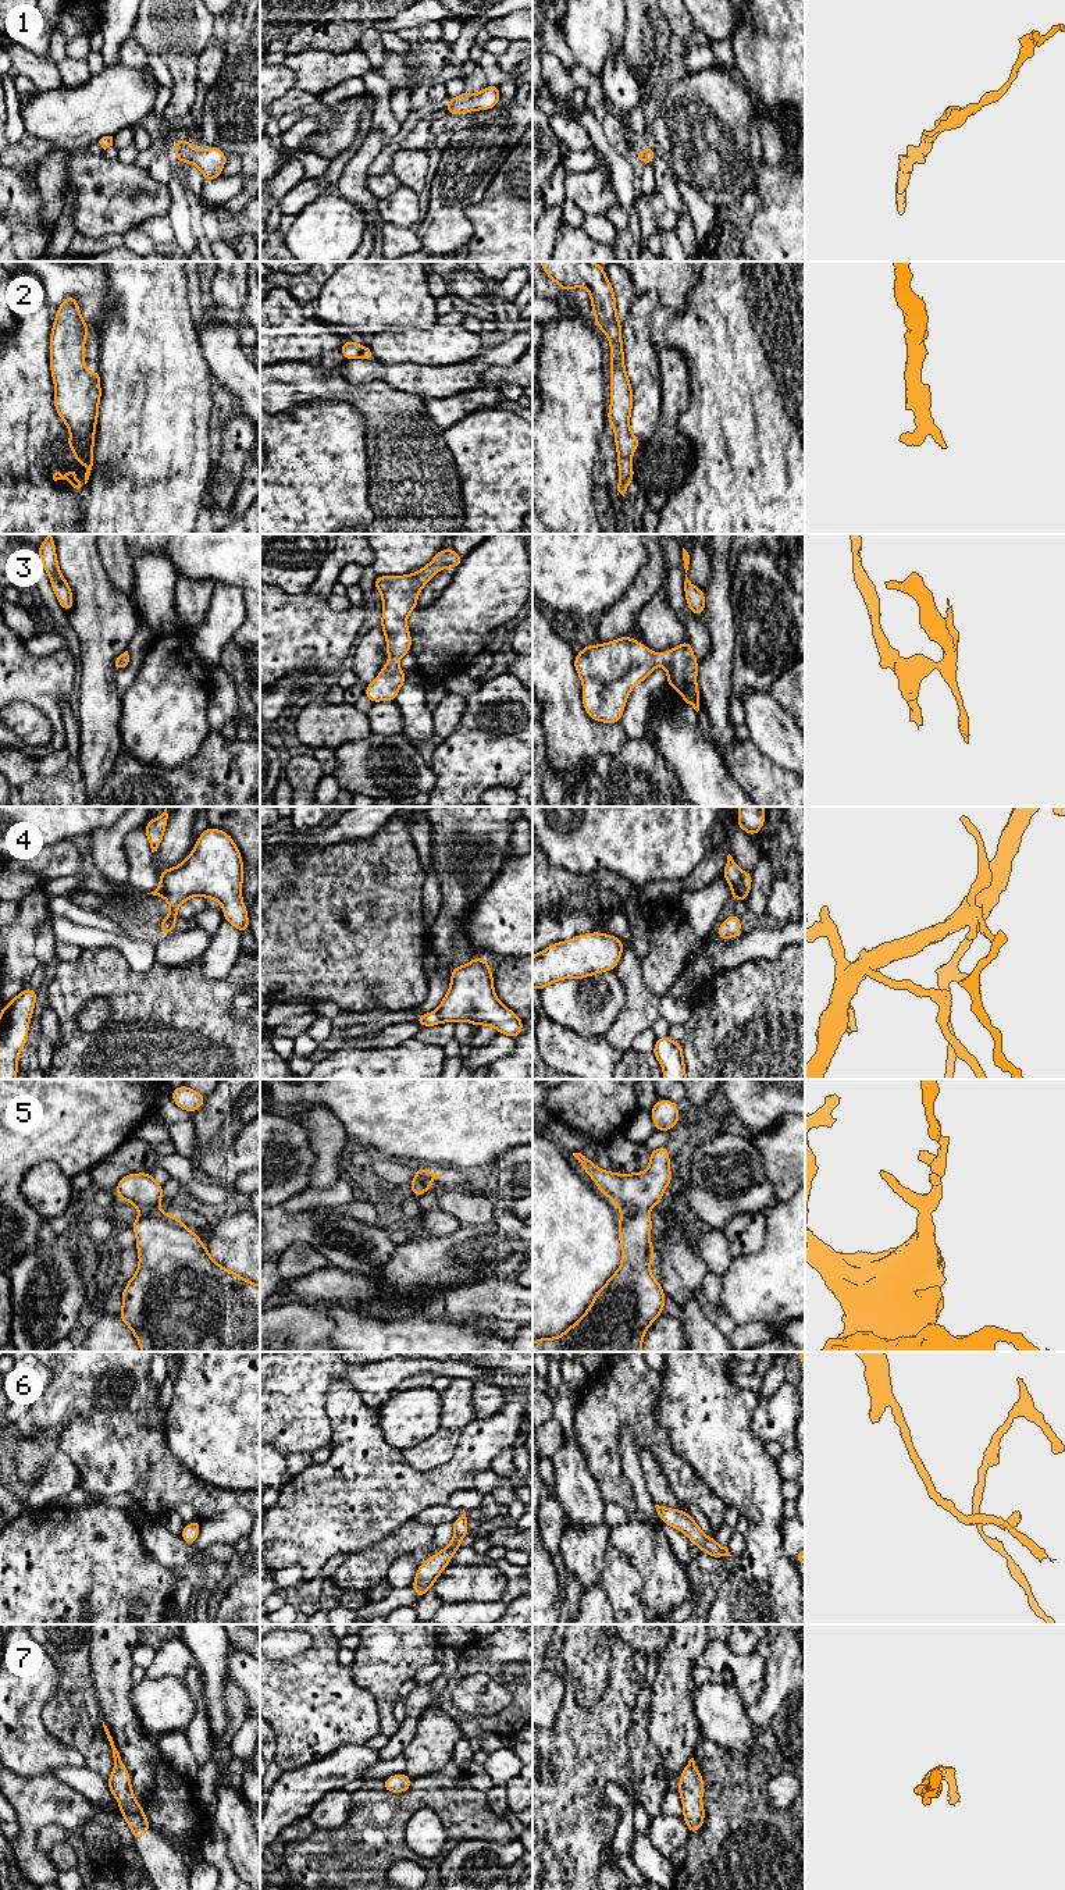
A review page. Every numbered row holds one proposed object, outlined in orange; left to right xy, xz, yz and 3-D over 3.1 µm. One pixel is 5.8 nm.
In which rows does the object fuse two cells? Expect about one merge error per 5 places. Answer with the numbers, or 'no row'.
4

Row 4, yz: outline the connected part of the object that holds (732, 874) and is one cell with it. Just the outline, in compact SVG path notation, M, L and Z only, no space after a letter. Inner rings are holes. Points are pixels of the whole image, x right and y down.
M730 854L727 855L723 876L733 890L730 900L741 900L740 887L741 887L742 872L738 869L737 862L733 859Z

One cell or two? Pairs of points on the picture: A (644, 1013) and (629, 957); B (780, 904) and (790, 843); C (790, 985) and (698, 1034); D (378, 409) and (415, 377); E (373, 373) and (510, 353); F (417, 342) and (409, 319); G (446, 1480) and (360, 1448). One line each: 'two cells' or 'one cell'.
A: one cell
B: one cell
C: one cell
D: two cells
E: one cell
F: two cells
G: one cell

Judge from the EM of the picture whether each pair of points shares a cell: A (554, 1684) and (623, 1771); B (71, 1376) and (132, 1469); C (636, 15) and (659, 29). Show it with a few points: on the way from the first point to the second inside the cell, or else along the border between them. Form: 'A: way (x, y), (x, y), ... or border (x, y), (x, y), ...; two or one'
A: border (566, 1691), (556, 1719), (548, 1726); two
B: way (89, 1399), (89, 1409), (111, 1431), (118, 1445); one
C: way (641, 18), (654, 29); one

